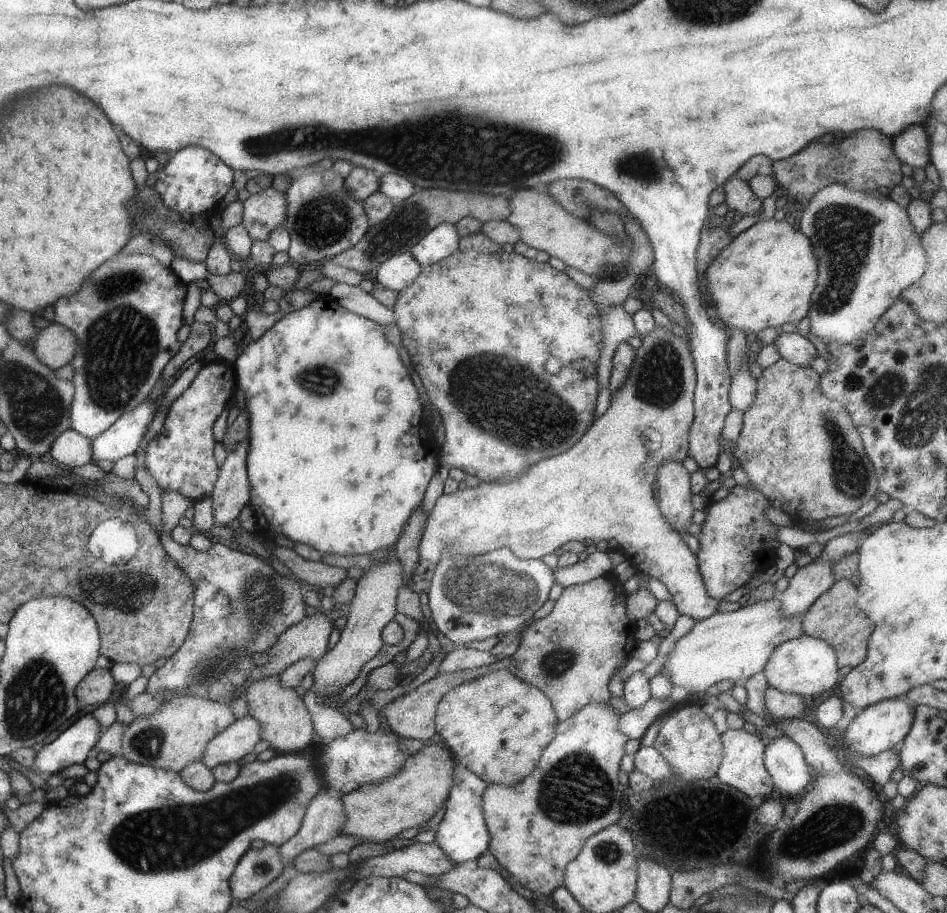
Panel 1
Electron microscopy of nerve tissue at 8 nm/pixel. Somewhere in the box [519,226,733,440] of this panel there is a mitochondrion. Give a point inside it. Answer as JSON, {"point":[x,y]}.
{"point":[658,379]}

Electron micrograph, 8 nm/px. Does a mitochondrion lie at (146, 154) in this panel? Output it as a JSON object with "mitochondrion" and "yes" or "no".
{"mitochondrion":"no"}

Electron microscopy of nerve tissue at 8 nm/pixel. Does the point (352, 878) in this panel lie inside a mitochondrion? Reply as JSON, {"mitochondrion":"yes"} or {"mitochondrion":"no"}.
{"mitochondrion":"no"}

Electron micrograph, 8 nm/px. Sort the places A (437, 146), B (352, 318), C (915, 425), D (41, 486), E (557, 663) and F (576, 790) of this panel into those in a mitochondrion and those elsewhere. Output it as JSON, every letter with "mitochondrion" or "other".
{"A":"mitochondrion","B":"other","C":"mitochondrion","D":"other","E":"mitochondrion","F":"mitochondrion"}

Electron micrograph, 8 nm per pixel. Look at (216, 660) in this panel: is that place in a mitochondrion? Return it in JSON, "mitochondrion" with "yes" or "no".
{"mitochondrion":"yes"}

